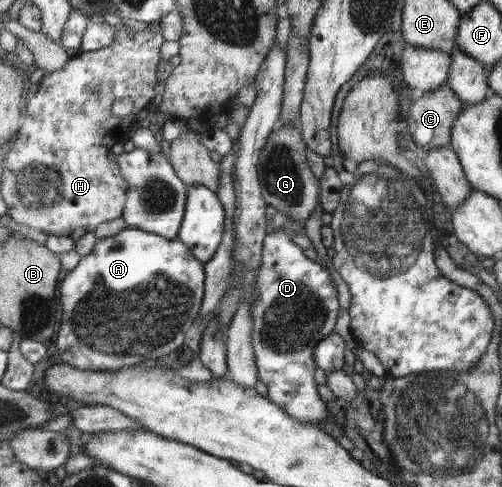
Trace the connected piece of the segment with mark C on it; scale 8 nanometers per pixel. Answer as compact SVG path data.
M446 83L412 99L407 119L408 131L413 139L422 142L420 149L428 151L449 145L452 124L463 106L464 103Z

